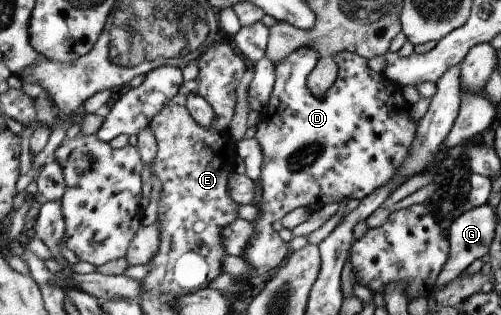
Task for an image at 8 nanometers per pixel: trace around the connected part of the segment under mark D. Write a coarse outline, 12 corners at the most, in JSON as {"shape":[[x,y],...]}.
{"shape":[[311,47],[276,65],[253,277],[291,254],[273,222],[365,199],[407,161],[419,121],[368,59]]}

